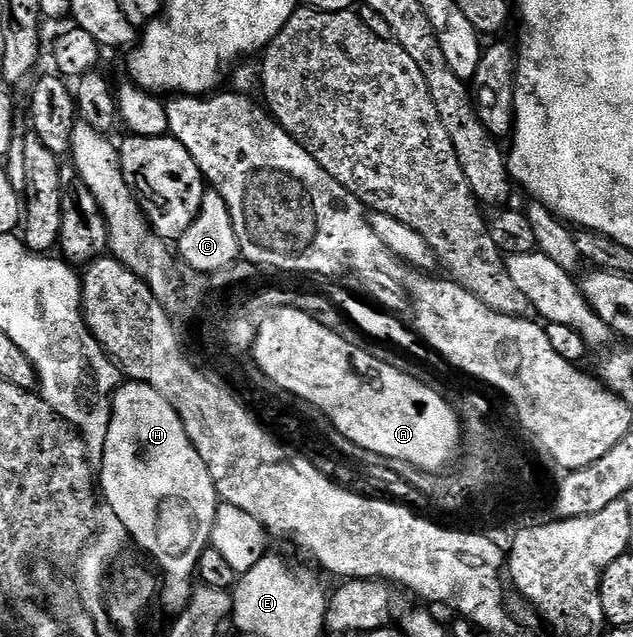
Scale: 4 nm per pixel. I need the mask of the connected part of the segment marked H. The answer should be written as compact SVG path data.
M123 383L111 398L111 422L109 439L105 439L103 463L97 469L97 485L102 500L125 523L132 542L138 544L167 576L167 585L162 586L162 596L167 596L167 605L172 614L182 613L189 603L193 582L197 577L201 555L211 543L213 519L217 519L220 507L219 492L215 489L213 475L205 467L205 459L197 455L177 411L153 387L138 383Z

